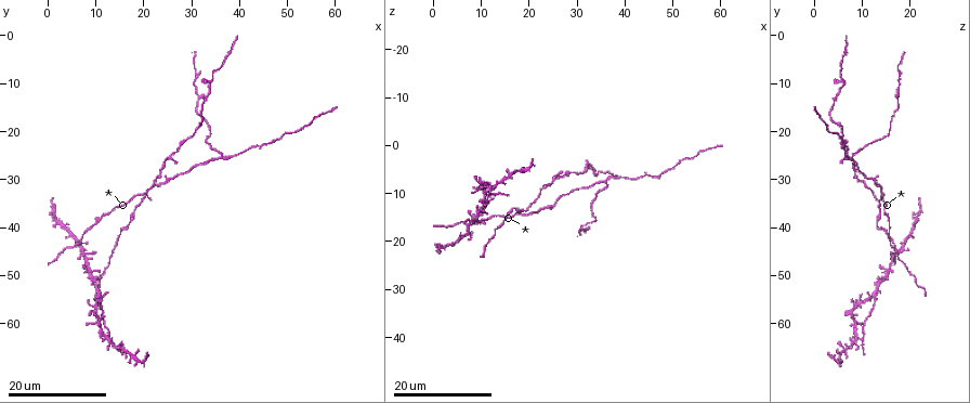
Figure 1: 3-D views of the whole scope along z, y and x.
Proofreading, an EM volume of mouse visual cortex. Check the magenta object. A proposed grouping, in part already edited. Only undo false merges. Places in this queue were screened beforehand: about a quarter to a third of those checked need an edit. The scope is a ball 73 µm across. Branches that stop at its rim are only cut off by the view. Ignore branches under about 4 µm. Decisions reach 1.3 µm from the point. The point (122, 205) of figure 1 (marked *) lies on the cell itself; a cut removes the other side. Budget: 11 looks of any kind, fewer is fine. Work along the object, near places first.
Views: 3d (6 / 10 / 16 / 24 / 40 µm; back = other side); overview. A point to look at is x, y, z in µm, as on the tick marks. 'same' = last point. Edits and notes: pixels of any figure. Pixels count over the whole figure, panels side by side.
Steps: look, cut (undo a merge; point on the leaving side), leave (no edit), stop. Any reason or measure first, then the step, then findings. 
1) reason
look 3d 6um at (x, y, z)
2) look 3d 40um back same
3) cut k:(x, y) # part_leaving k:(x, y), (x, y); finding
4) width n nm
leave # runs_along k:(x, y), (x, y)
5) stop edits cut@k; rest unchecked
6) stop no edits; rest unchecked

branch point
look 3d 16um at (20.0, 33.5, 12.0)

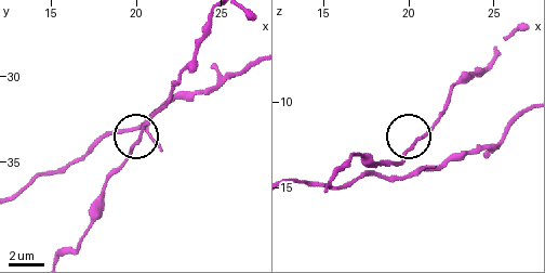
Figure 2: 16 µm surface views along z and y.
closer look
look 3d 10um at (20.1, 33.5, 12.6)

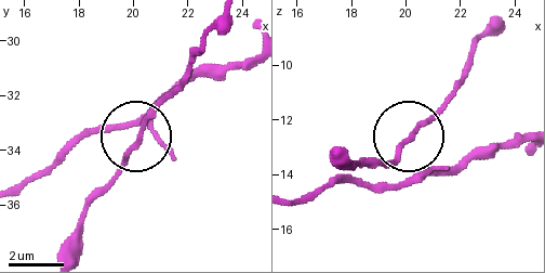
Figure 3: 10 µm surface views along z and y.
arms 3
leave # one cell here

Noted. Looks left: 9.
two arms in line, one across
look 3d 16um at (5.0, 44.0, 16.5)

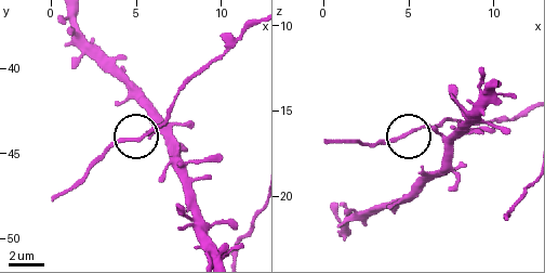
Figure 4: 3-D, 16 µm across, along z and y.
look 3d 6um at (4.7, 44.3, 16.4)

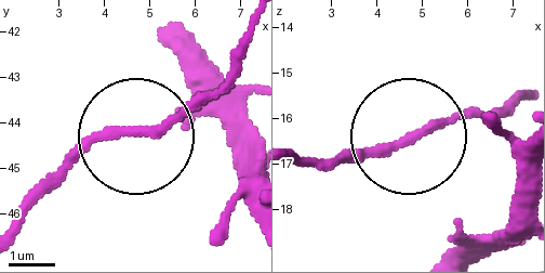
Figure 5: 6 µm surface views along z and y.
side_arm 6 um
leave # continuous, no second cell

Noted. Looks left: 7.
four or more arms meet
look 3d 16um at (10.5, 54.5, 12.5)

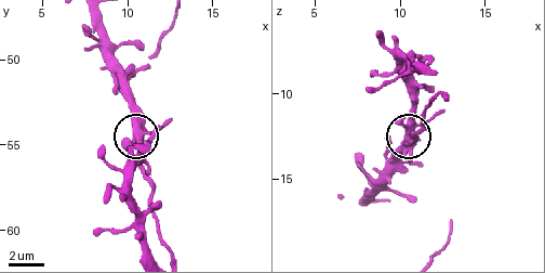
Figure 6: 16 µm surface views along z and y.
zoom in
look 3d 10um same

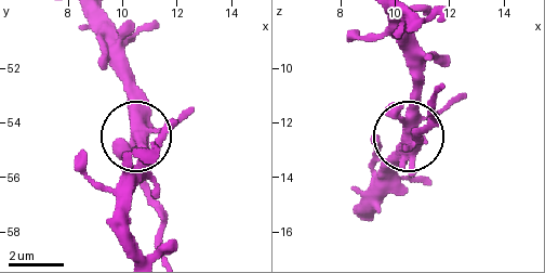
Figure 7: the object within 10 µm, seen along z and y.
width 420 nm
cut 7:(416, 135) # part_leaving 7:(419, 144), (433, 121), (435, 93); two cells meet here

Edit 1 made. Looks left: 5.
thin neck
look 3d 24um at (17.5, 39.5, 13.0)

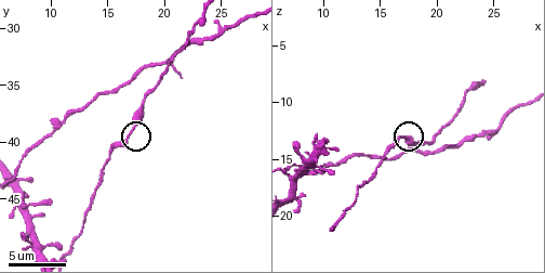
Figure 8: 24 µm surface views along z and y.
closer look
look 3d 6um at (17.0, 39.4, 13.0)

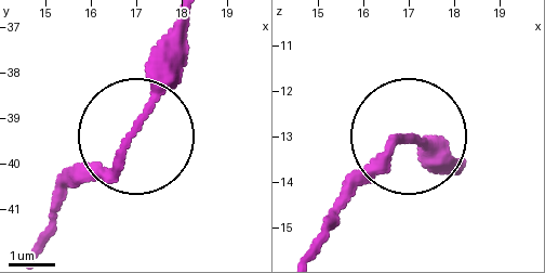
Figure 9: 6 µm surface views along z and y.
leave # runs_along 9:(184, 21), (172, 91), (114, 160), (60, 192); continuous, no second cell

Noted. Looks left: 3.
three-way junction
look 3d 24um at (36.0, 25.5, 7.5)

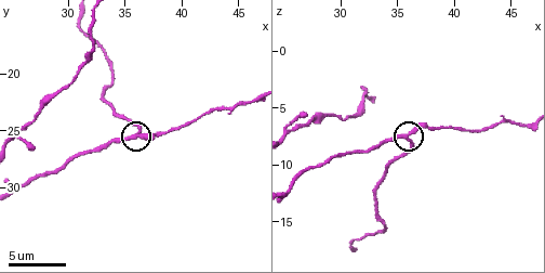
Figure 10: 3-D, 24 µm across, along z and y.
look 3d 6um same

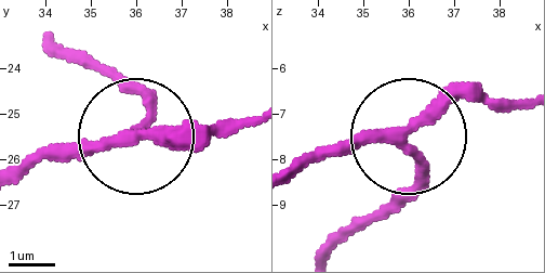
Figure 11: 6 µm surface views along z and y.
arms 3
leave # runs_along 11:(291, 171), (419, 129), (453, 102), (507, 98); one cell here

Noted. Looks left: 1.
stop edits cut@7; rest unchecked

